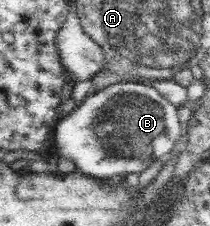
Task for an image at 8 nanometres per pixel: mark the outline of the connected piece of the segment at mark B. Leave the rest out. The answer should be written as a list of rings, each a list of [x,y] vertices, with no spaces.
[[[111,83],[97,90],[82,89],[83,101],[78,100],[71,113],[57,120],[55,153],[58,159],[72,163],[78,172],[99,182],[123,181],[138,177],[157,159],[168,156],[176,145],[182,130],[178,107],[151,86],[139,83]]]

